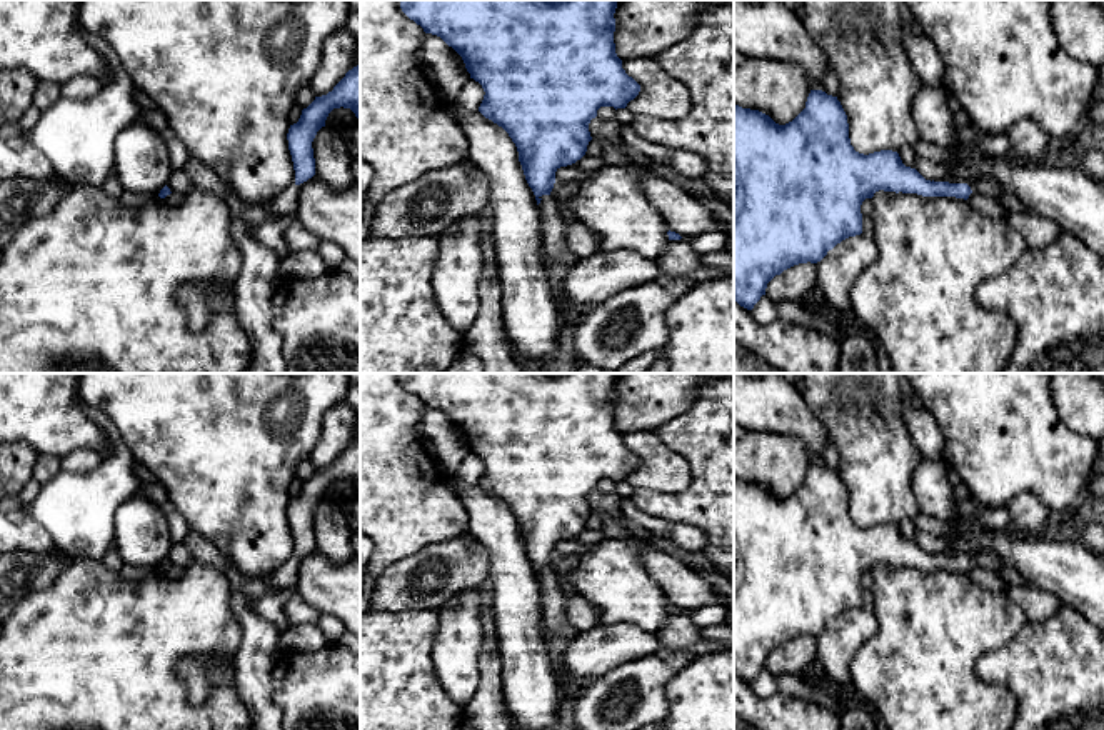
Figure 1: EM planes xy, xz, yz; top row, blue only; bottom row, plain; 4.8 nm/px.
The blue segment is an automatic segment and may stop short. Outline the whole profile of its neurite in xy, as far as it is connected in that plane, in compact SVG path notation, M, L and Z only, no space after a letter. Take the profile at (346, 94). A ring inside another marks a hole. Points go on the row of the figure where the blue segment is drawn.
M360 65L349 70L332 92L315 97L315 100L302 110L299 122L290 125L287 140L295 170L295 185L315 175L312 142L317 132L325 127L329 113L340 107L350 108L360 123Z

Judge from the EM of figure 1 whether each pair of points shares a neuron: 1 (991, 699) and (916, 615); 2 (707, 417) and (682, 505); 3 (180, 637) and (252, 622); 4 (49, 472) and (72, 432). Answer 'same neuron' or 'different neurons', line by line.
1: same neuron
2: same neuron
3: different neurons
4: different neurons

